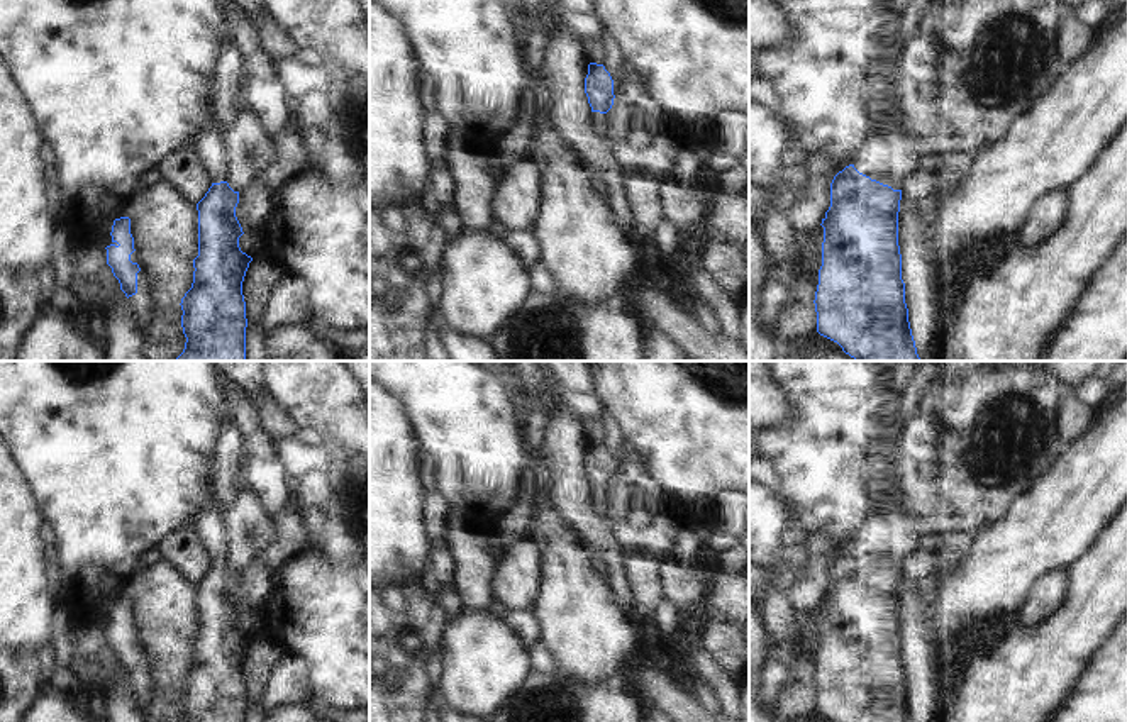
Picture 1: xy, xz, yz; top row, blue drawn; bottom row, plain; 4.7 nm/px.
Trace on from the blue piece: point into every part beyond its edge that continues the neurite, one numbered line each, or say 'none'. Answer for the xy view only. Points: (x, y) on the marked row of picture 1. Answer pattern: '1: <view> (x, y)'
1: xy (209, 146)

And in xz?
1: xz (599, 121)

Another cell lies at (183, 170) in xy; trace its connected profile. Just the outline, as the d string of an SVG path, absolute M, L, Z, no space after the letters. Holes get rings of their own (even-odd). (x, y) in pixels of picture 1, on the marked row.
M186 146L163 158L158 164L158 173L161 181L173 185L185 198L195 205L212 186L212 180L202 166L202 159L195 153L193 146Z

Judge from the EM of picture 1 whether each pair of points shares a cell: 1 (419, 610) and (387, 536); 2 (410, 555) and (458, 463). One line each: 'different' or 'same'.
1: different
2: different

